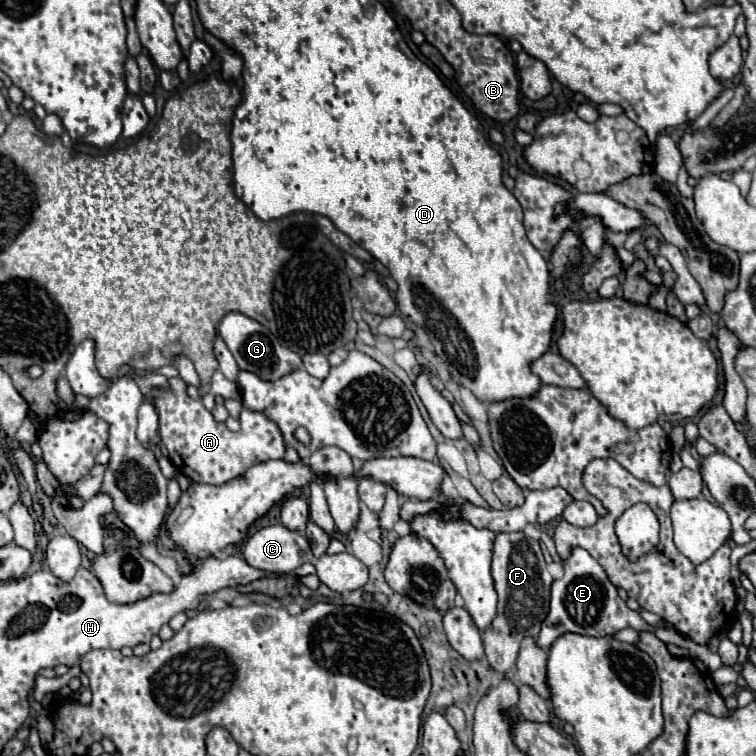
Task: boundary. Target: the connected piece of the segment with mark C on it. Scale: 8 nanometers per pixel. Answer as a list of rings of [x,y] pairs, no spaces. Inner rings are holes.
[[[267,526],[255,532],[243,546],[243,556],[255,568],[273,574],[291,574],[305,562],[313,562],[309,540],[285,526]]]

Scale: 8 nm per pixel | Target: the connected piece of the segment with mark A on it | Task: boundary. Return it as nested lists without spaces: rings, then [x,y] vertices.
[[[181,378],[169,380],[169,390],[155,390],[155,406],[159,410],[159,436],[161,444],[167,448],[173,466],[193,482],[221,486],[229,480],[245,474],[251,466],[283,458],[285,442],[283,436],[267,416],[243,408],[241,430],[231,432],[223,422],[215,422],[211,412],[193,400],[185,392],[187,384]]]

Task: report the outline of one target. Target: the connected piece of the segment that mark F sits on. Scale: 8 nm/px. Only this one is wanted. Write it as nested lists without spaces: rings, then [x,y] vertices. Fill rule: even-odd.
[[[501,532],[495,538],[493,550],[493,580],[499,594],[497,618],[483,632],[485,656],[491,668],[501,672],[505,678],[513,678],[515,674],[515,658],[519,652],[519,644],[525,636],[537,636],[541,624],[549,612],[549,596],[553,578],[547,572],[547,562],[541,552],[539,540],[527,538],[523,532]]]

